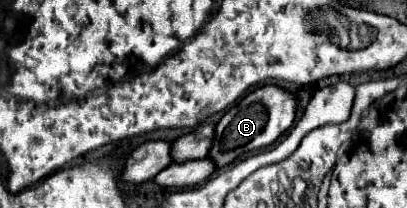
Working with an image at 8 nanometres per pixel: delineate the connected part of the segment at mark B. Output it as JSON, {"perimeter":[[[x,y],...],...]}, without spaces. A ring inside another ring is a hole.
{"perimeter":[[[277,85],[257,87],[219,119],[215,129],[215,143],[209,151],[209,157],[215,161],[219,169],[231,165],[237,157],[245,155],[245,151],[255,151],[273,145],[273,141],[293,125],[295,113],[297,113],[297,97],[291,91]]]}

